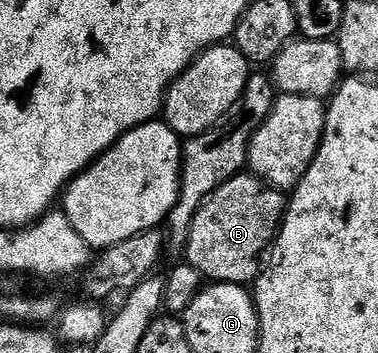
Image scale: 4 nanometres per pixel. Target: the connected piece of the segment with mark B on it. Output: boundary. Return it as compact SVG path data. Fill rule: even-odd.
M252 173L231 177L195 213L183 252L187 262L213 283L249 285L259 274L257 262L270 250L281 230L287 199L278 188Z

